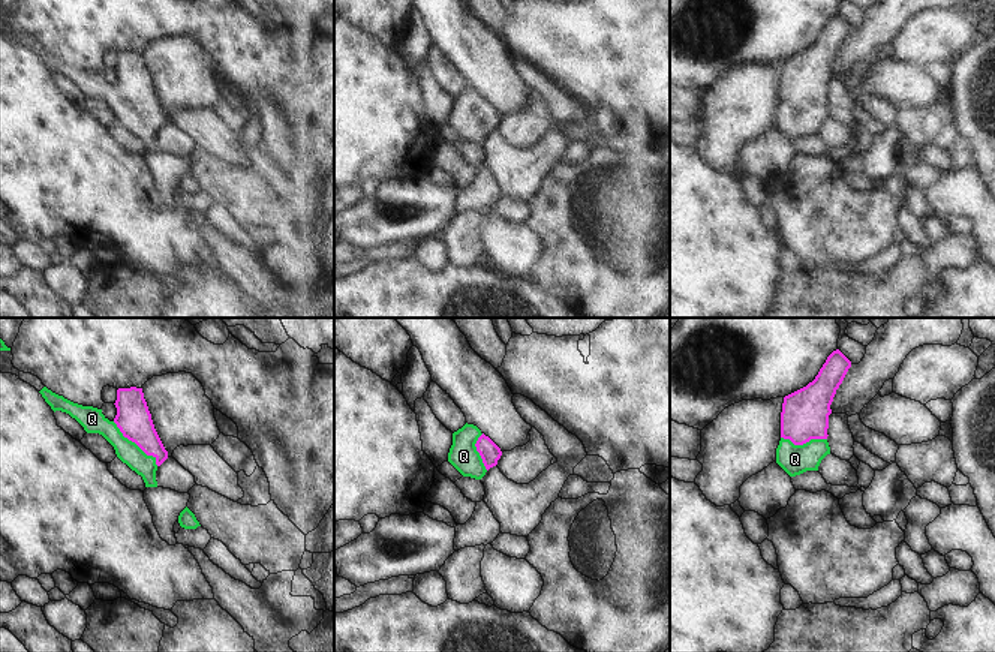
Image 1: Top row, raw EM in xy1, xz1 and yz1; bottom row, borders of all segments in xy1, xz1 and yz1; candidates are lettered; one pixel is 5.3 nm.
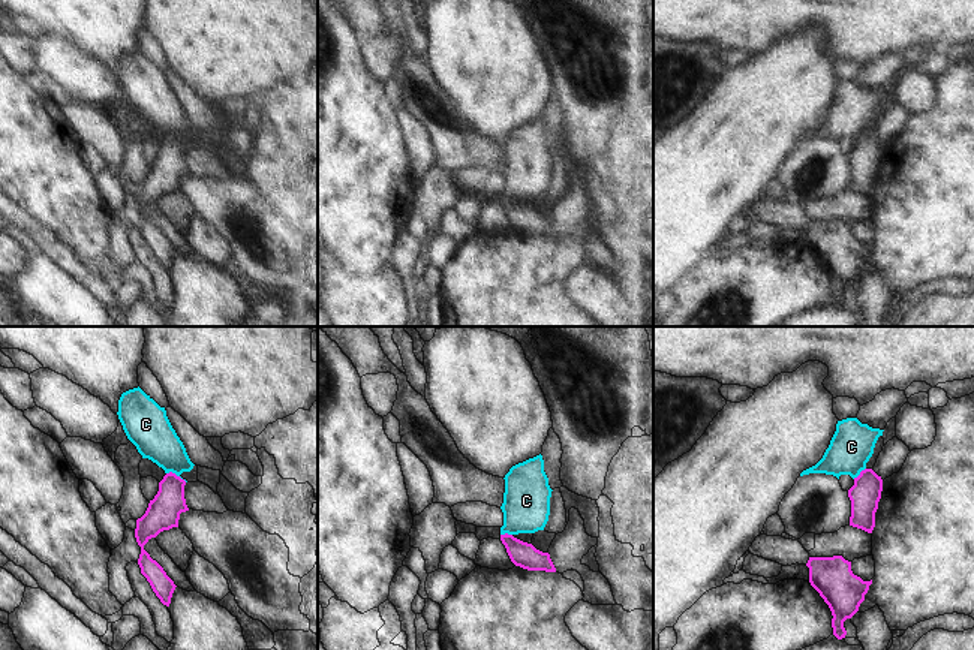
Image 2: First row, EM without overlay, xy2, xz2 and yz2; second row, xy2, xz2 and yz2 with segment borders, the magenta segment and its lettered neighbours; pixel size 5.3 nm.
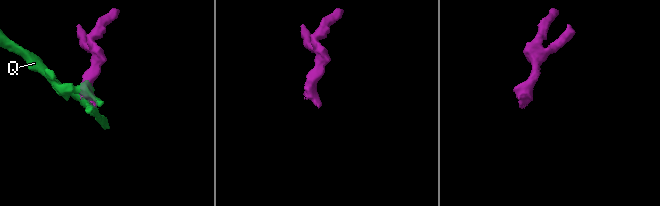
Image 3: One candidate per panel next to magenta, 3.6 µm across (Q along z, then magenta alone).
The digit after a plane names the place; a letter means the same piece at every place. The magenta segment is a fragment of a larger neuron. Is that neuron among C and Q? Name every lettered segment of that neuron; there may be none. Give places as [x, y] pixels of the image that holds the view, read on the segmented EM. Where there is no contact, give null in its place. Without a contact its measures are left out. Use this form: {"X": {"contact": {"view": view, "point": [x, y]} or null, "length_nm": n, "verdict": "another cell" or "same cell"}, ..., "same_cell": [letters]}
{"C": {"contact": {"view": "xy2", "point": [176, 475]}, "length_nm": 120, "verdict": "another cell"}, "Q": {"contact": {"view": "xy1", "point": [135, 442]}, "length_nm": 340, "verdict": "same cell"}, "same_cell": ["Q"]}

